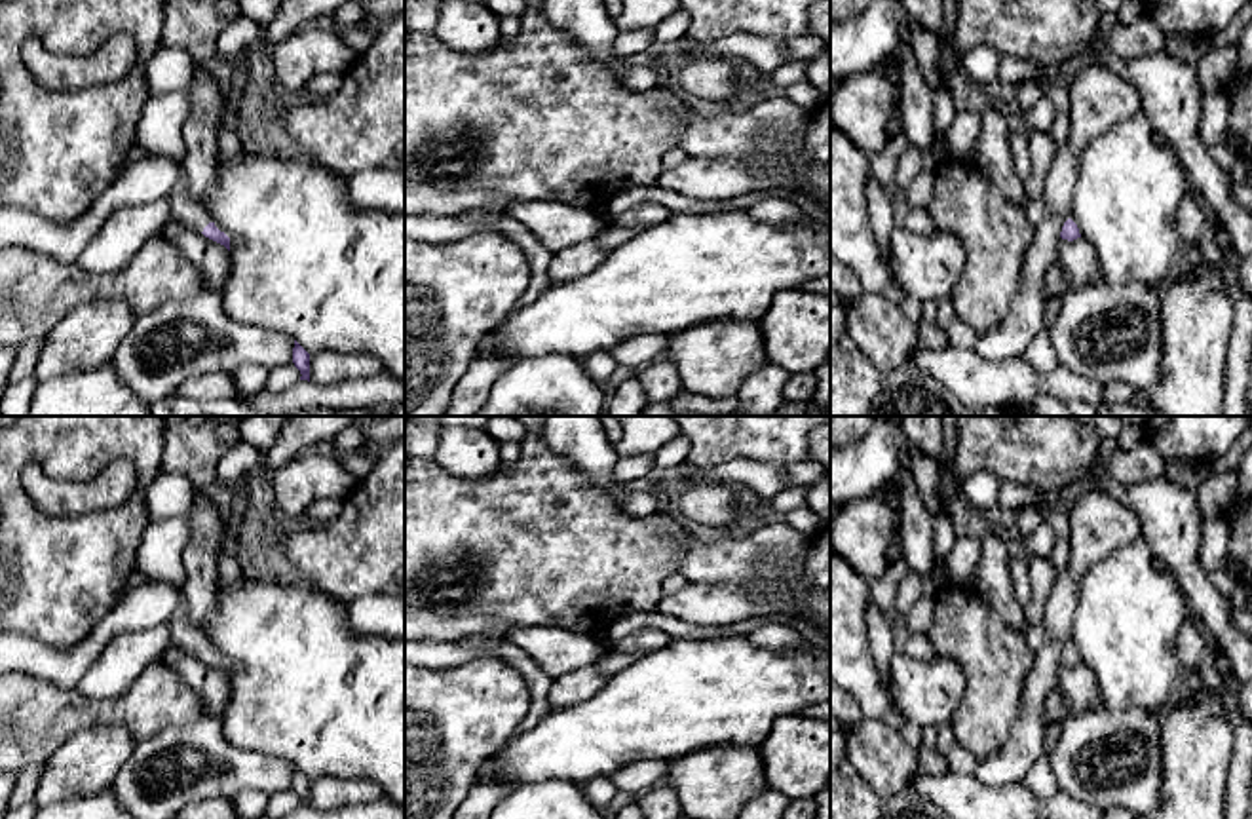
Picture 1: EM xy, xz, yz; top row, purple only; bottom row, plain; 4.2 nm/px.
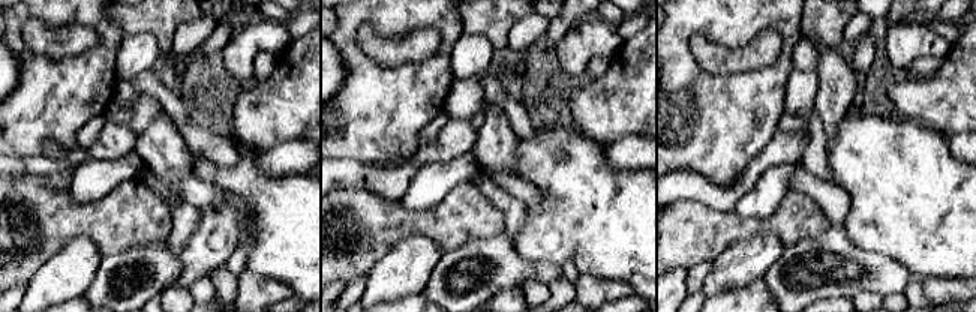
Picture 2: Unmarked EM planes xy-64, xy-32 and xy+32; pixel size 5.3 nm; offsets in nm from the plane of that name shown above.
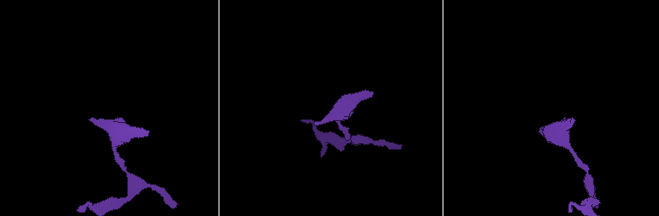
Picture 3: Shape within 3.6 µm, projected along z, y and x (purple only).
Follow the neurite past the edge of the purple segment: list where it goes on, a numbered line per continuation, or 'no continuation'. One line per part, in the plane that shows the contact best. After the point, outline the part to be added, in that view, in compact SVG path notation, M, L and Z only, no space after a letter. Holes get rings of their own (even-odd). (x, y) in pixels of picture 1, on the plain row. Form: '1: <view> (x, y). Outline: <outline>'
1: xy (183, 635). Outline: M182 599L179 608L169 616L167 627L171 633L173 646L182 648L198 659L201 659L203 654L211 648L211 642L190 627L186 612L182 608Z

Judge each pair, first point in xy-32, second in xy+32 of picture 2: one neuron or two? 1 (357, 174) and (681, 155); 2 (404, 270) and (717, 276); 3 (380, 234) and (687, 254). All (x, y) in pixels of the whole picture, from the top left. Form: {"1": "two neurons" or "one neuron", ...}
{"1": "two neurons", "2": "one neuron", "3": "one neuron"}

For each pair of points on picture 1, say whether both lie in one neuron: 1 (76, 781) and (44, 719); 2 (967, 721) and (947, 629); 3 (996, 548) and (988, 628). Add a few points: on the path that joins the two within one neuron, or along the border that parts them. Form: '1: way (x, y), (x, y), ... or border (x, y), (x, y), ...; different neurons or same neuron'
1: border (97, 724), (75, 732), (44, 762); different neurons
2: way (977, 698), (977, 660), (969, 652); same neuron
3: border (973, 590), (1007, 624), (1021, 631); different neurons

